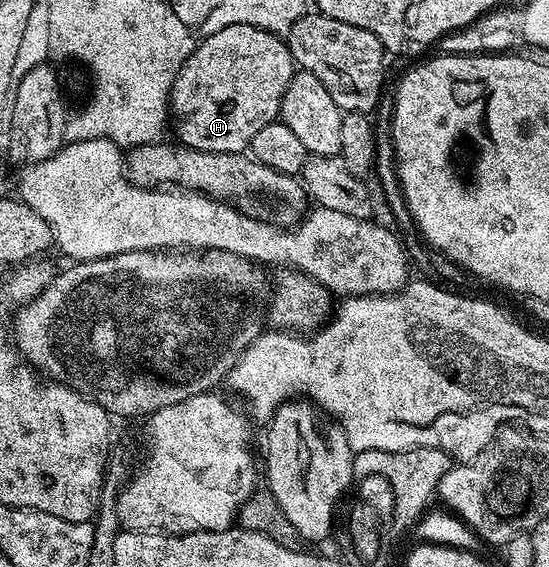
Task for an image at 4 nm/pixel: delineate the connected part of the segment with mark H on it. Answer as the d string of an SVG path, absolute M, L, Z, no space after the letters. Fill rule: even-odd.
M229 24L229 28L213 32L183 61L179 75L171 84L169 114L173 119L173 130L175 126L179 133L178 141L192 150L244 153L250 147L253 136L257 136L265 124L279 118L283 97L296 72L295 58L280 35L271 34L253 24Z

